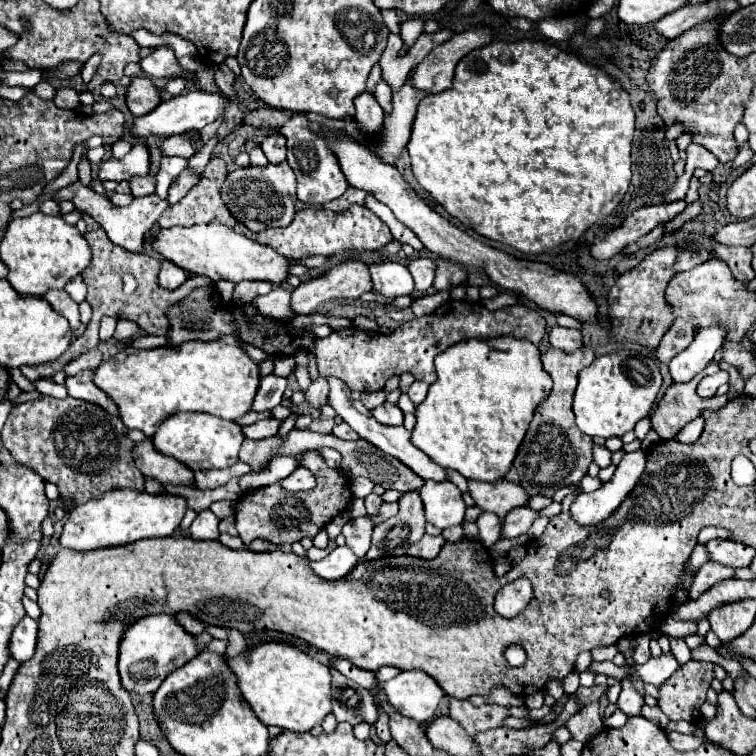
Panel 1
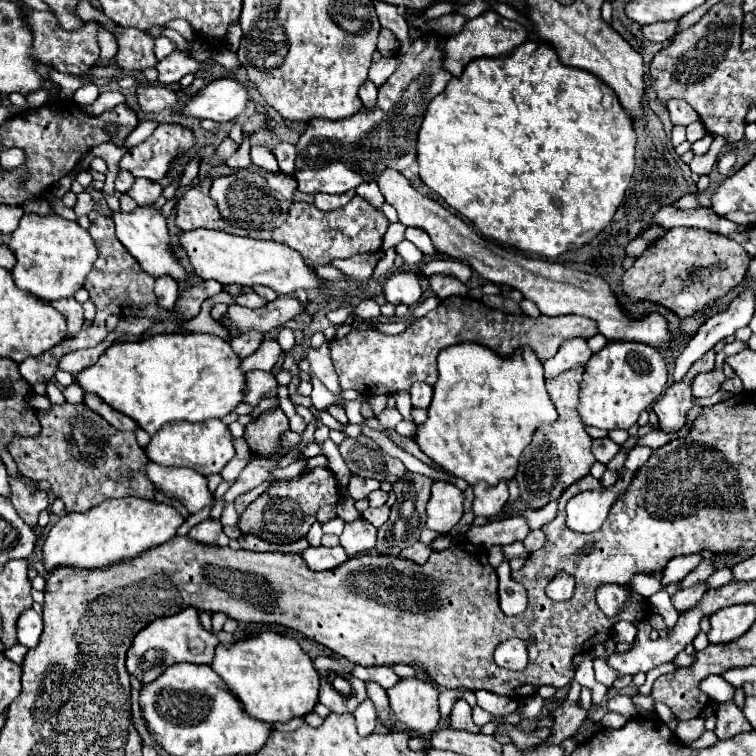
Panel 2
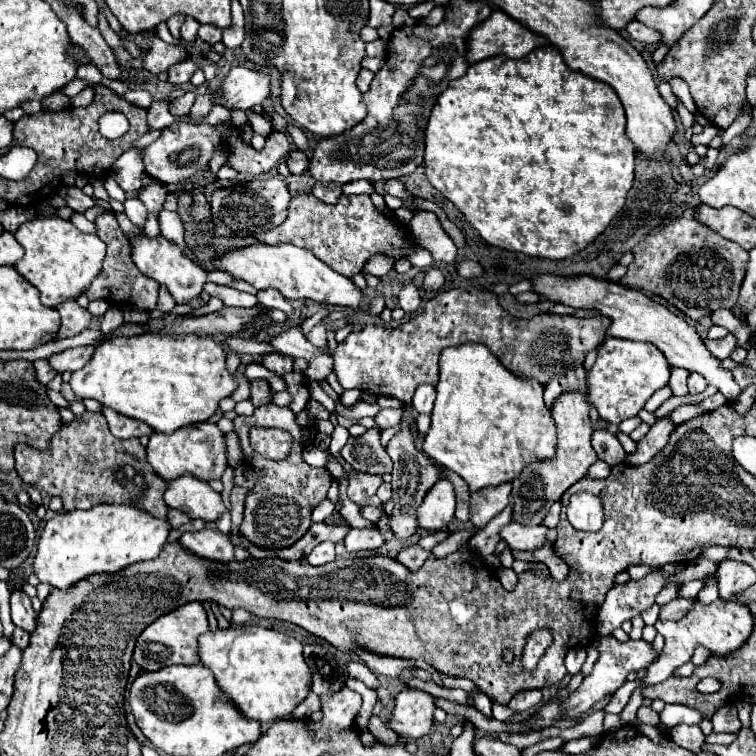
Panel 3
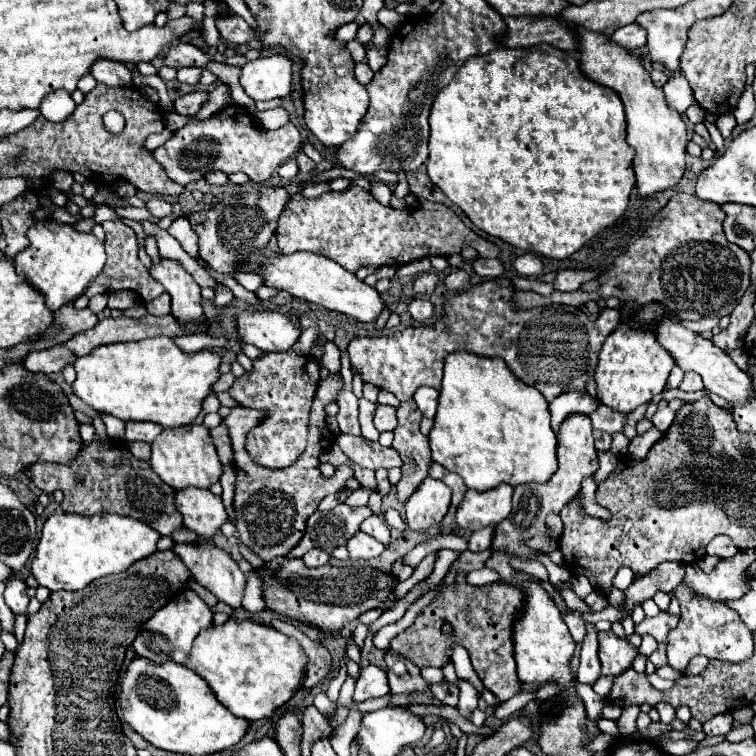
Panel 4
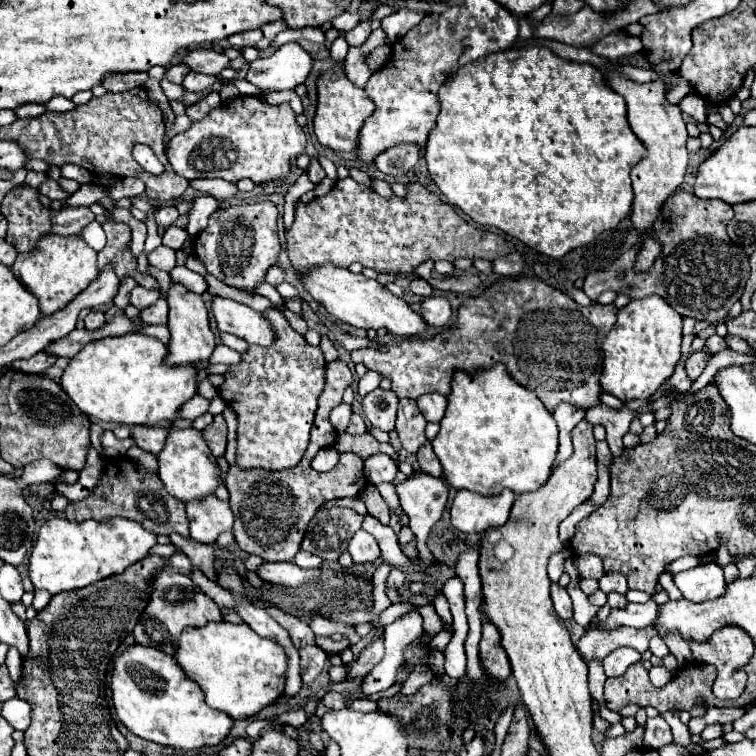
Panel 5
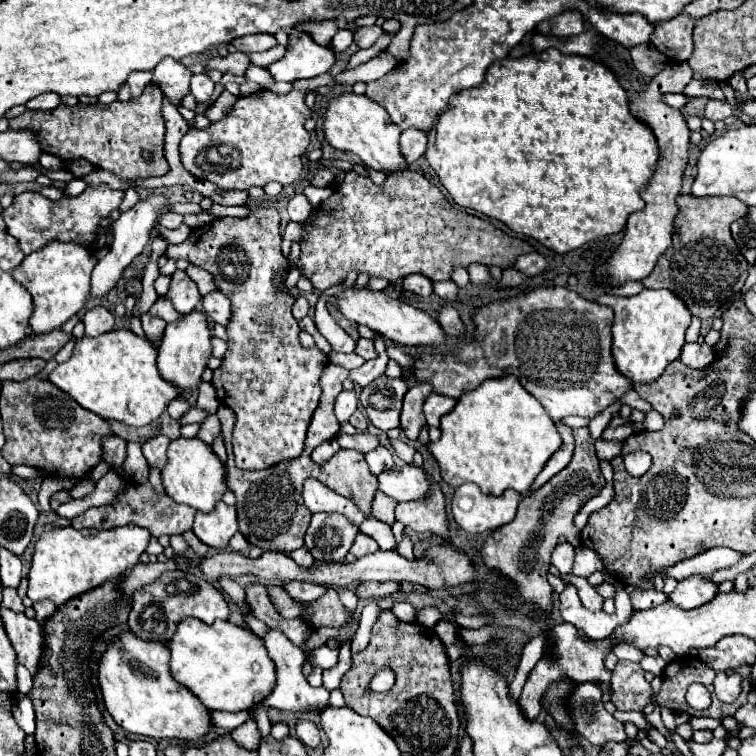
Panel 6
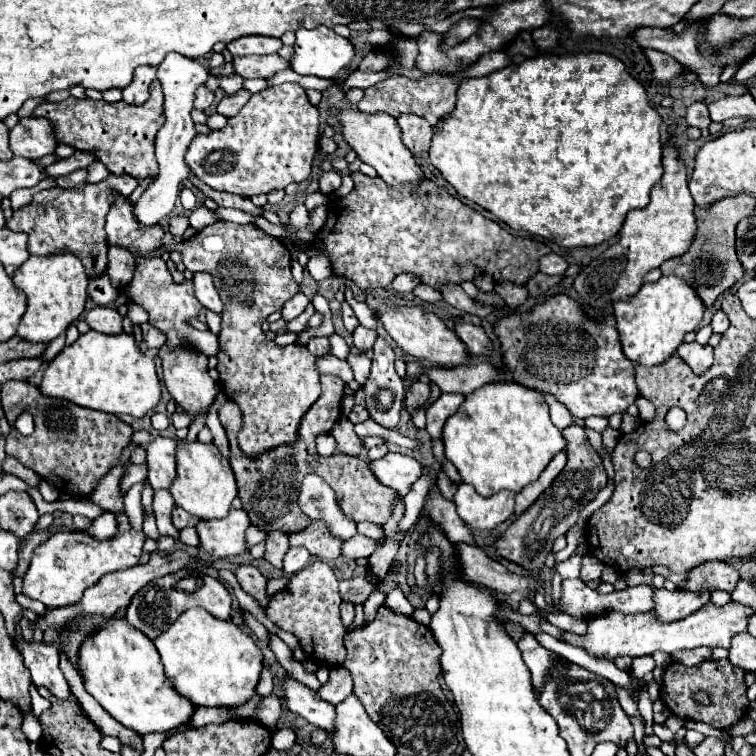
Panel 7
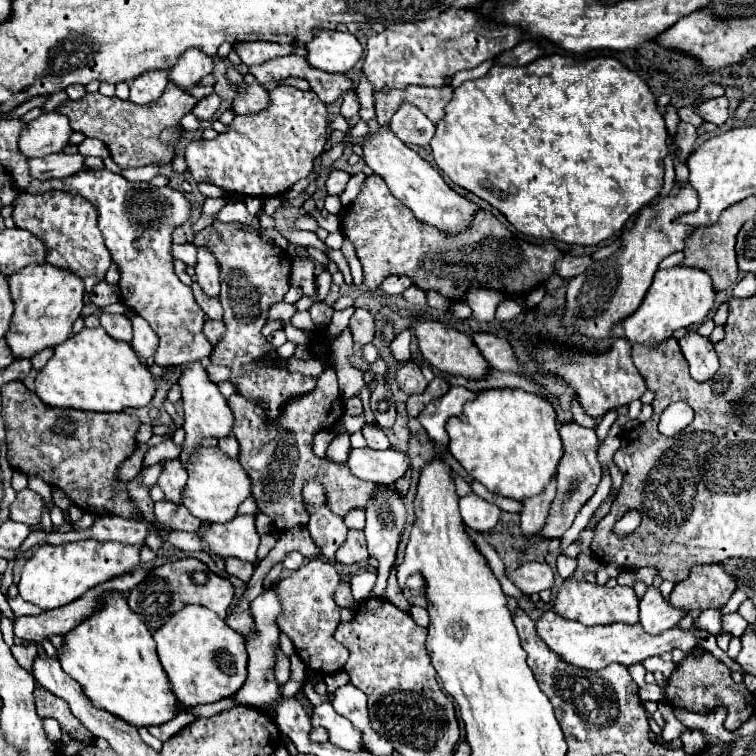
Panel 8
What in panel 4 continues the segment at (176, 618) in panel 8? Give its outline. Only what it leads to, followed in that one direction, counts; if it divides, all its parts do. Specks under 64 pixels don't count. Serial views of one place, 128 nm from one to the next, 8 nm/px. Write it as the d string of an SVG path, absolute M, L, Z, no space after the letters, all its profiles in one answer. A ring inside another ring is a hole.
M232 618L222 626L210 626L200 632L186 662L214 688L216 698L234 716L246 720L270 718L276 708L282 708L302 688L306 664L308 656L294 638L252 620L236 622Z

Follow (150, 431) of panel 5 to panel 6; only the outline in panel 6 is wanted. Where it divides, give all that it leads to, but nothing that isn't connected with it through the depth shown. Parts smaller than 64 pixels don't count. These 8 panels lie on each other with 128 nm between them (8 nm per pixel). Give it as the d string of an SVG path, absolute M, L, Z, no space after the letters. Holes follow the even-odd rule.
M154 436L150 440L146 440L142 444L142 452L144 452L144 458L148 460L150 466L156 466L156 468L164 468L166 464L166 450L168 450L168 444L170 444L170 438L168 436Z

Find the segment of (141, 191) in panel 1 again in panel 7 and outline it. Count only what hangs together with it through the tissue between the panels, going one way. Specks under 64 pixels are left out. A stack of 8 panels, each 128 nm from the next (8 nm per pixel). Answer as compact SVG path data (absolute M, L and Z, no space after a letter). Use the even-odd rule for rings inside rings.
M180 214L180 216L172 216L170 222L168 222L168 232L172 236L182 236L188 228L188 216L186 214Z

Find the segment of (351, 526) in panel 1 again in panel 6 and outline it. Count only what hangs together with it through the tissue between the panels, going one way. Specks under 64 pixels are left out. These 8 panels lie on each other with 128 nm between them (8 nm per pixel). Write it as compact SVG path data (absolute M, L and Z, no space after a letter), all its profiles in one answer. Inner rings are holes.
M358 532L358 534L356 534L356 540L354 540L352 548L350 548L350 554L352 554L354 558L362 558L362 556L372 554L372 552L376 552L376 550L378 550L376 540L370 538L370 536L366 536L366 534L362 534L362 532Z

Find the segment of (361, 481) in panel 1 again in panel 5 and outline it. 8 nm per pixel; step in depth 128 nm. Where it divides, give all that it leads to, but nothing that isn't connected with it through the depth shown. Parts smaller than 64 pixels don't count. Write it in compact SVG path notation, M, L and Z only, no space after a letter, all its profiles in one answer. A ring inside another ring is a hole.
M338 498L338 500L332 500L332 502L324 504L324 506L326 506L326 508L332 508L332 506L346 506L346 508L352 508L352 510L356 510L358 514L366 516L366 506L364 506L364 502L362 502L360 498Z

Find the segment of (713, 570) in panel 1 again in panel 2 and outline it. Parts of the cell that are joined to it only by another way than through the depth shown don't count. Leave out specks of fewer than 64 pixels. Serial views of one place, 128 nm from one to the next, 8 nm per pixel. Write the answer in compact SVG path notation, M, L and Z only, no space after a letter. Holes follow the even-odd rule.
M696 582L696 584L692 584L690 588L684 588L684 590L680 590L676 596L672 596L672 604L674 604L674 608L676 608L678 612L688 610L688 608L694 608L694 606L700 602L700 598L704 596L706 590L708 590L706 582Z

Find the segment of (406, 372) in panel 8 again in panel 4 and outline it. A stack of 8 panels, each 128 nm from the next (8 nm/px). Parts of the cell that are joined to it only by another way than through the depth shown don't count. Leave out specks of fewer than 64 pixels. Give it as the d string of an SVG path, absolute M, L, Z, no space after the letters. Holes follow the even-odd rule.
M402 402L398 408L398 426L394 430L392 448L402 458L402 478L396 484L396 496L402 504L418 490L418 486L428 476L428 468L432 464L428 452L428 440L420 432L422 414L416 404Z

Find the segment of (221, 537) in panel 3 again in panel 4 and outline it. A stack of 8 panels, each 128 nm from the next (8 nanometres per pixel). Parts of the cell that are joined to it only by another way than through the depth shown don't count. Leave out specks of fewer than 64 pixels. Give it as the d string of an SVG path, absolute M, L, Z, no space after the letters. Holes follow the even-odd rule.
M196 540L192 544L184 544L182 542L182 544L176 544L172 550L184 560L184 564L190 568L190 572L194 574L198 584L208 588L218 600L226 602L234 610L241 608L244 586L246 586L246 576L240 572L238 564L232 560L232 556L226 550L214 546L210 540Z

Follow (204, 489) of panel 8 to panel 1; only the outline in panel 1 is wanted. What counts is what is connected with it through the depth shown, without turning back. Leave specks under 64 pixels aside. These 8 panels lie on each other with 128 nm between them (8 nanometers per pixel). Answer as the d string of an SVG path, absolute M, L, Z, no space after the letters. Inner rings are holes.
M176 412L160 424L152 440L158 452L180 460L190 470L212 470L212 468L230 468L238 462L238 452L244 434L242 428L232 420L216 418L204 412Z

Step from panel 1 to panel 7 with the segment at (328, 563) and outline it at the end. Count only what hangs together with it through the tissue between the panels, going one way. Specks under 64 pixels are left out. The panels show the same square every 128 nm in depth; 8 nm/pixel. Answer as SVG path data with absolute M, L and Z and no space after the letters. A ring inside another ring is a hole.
M290 548L290 550L286 552L286 556L284 556L284 566L282 566L282 570L284 570L286 574L296 574L296 572L300 572L302 568L306 568L310 560L312 560L312 556L310 556L310 552L308 552L306 548Z

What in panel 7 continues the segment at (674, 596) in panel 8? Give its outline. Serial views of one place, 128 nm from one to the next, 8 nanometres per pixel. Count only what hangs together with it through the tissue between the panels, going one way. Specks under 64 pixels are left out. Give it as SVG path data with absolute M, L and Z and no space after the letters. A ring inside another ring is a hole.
M704 562L690 570L688 590L726 590L732 592L740 576L728 562Z

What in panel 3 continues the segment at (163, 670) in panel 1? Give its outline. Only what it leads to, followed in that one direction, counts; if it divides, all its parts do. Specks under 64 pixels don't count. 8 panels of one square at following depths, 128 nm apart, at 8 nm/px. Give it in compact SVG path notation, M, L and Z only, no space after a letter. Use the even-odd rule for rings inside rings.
M184 604L184 608L178 608L166 616L160 616L150 624L140 638L136 640L134 656L132 660L146 672L156 672L172 664L198 664L198 636L208 632L208 620L202 604Z

